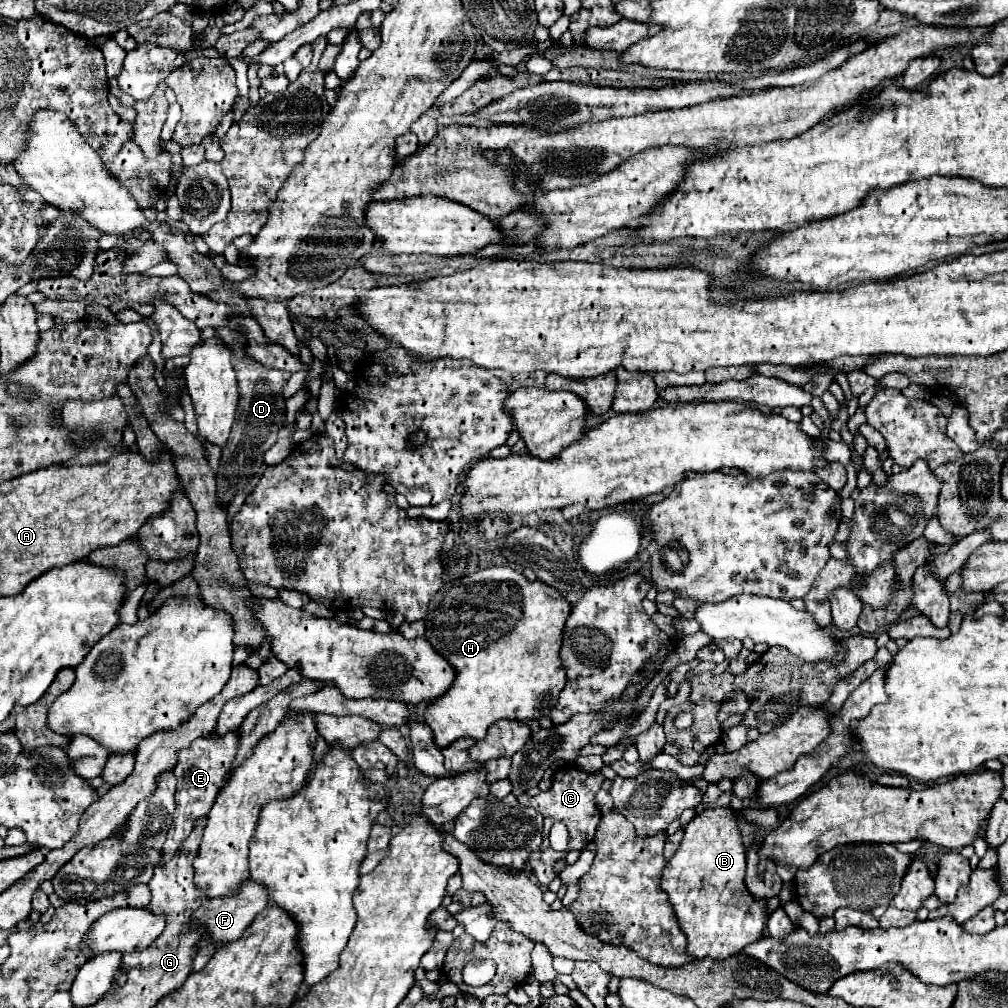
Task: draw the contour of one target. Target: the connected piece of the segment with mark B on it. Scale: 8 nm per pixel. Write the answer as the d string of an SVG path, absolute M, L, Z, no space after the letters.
M730 807L706 809L684 827L682 843L666 861L660 875L660 889L668 895L668 901L674 907L678 925L686 935L686 953L690 957L728 959L760 939L766 901L758 903L756 899L750 899L744 873L746 847Z

